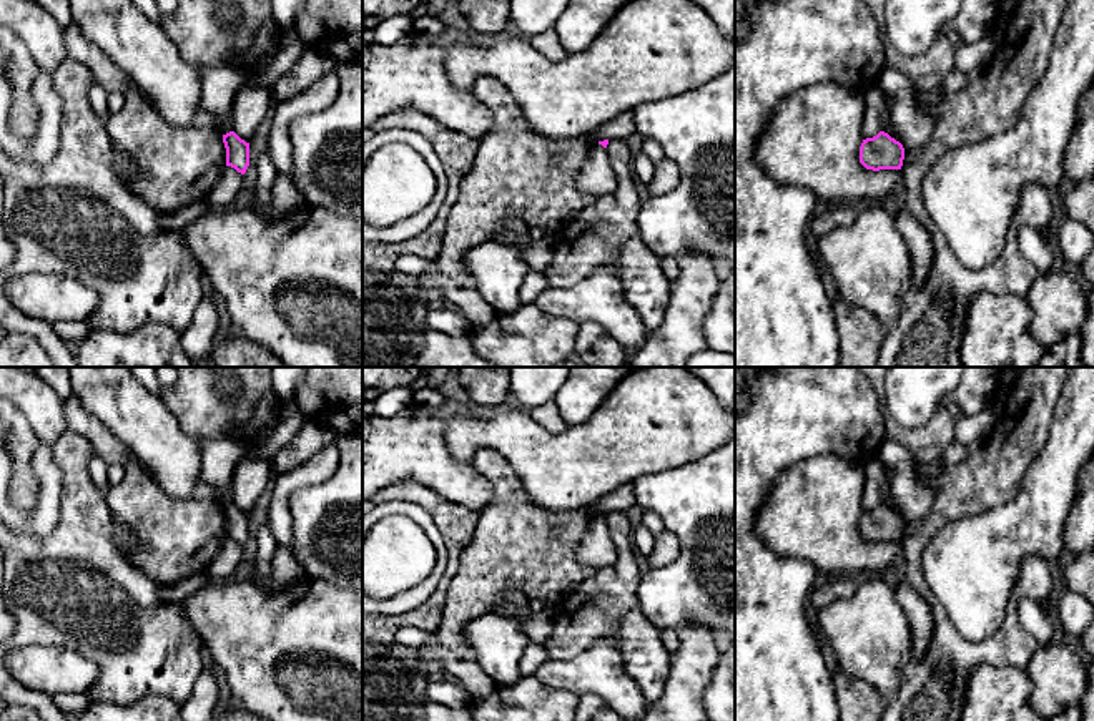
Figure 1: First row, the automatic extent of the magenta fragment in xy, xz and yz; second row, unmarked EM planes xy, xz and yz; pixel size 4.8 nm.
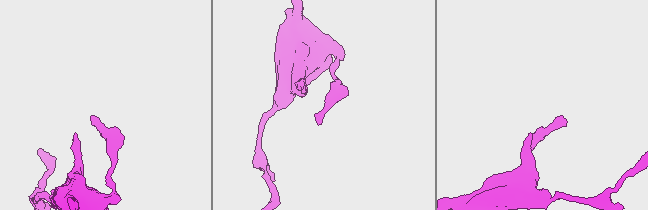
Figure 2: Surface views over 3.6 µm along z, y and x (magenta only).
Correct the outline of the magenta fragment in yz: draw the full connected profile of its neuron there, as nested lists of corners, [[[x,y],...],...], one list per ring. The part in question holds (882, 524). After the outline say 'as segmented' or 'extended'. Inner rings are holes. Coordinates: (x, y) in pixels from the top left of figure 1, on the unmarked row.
[[[880,503],[873,510],[863,512],[860,518],[860,535],[866,542],[901,542],[903,532],[903,517],[885,503]]]; as segmented

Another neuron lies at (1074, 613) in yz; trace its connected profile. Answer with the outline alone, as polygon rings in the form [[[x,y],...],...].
[[[1067,591],[1059,600],[1054,618],[1061,631],[1081,638],[1094,620],[1094,610],[1084,596]]]

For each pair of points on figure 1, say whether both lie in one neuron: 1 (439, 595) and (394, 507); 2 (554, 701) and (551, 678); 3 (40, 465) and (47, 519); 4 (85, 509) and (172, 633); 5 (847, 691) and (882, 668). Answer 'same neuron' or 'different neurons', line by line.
1: different neurons
2: different neurons
3: same neuron
4: same neuron
5: different neurons

